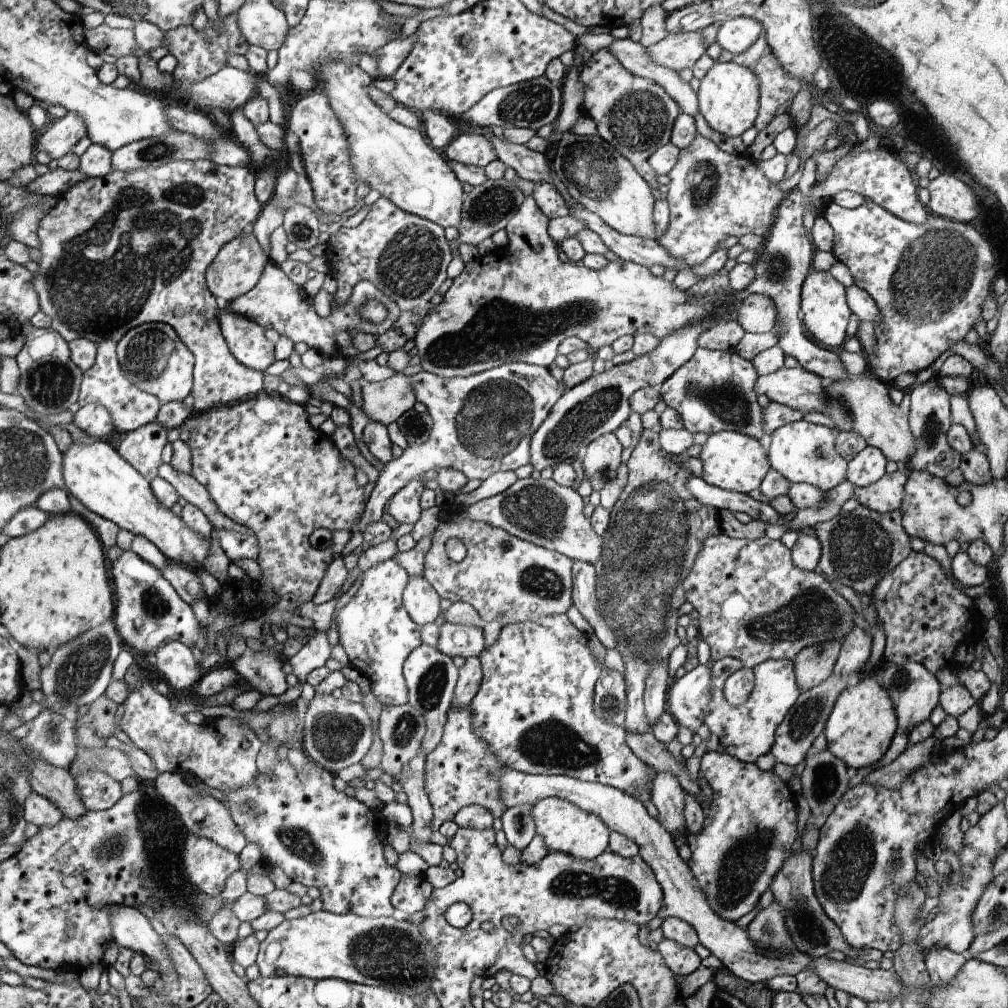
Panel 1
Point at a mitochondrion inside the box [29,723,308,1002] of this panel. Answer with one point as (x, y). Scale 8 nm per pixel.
(110, 846)

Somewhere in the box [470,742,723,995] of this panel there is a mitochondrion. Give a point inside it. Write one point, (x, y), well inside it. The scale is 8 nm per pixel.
(568, 884)

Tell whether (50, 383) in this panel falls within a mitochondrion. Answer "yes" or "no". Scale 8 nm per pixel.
yes

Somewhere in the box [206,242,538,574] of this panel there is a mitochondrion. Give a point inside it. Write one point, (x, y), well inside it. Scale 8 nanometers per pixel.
(490, 423)

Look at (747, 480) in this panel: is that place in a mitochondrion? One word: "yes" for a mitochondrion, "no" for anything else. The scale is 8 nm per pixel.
no

